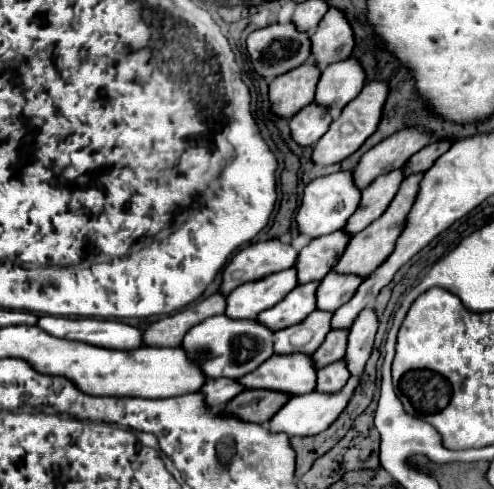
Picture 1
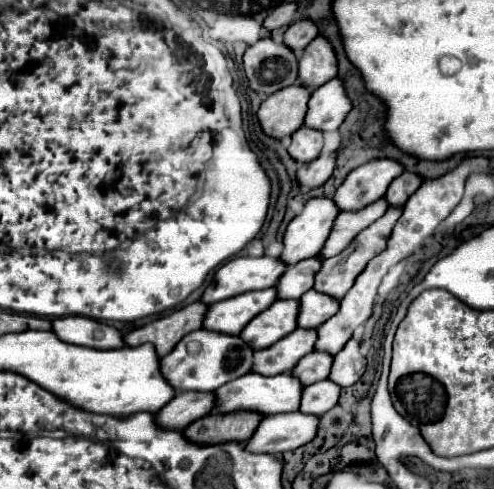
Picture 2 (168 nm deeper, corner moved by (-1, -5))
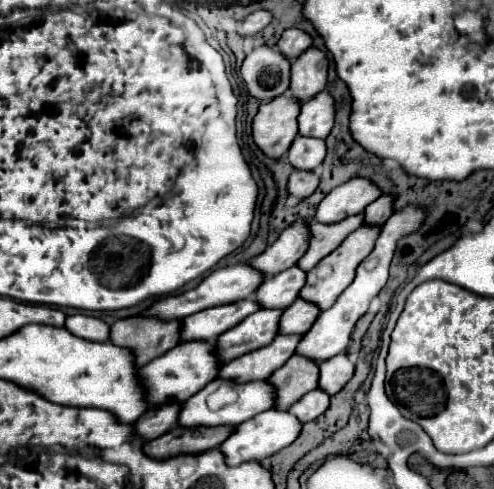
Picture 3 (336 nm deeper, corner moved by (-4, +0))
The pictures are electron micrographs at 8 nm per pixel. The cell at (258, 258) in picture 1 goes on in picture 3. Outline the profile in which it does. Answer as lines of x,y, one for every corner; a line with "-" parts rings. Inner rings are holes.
238,264
238,266
232,266
232,268
218,268
212,274
208,274
196,288
182,292
182,294
176,294
176,296
160,298
140,316
152,314
152,316
162,316
164,320
174,320
174,316
178,316
182,320
182,318
186,318
186,316
190,316
198,310
206,310
206,308
212,308
212,306
222,306
222,304
254,298
254,292
260,286
260,282
262,282
262,274
248,264

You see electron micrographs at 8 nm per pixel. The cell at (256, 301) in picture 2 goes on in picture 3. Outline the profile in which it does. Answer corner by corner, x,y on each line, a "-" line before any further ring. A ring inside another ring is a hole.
240,300
234,304
214,306
190,314
182,320
182,342
184,340
208,340
214,342
222,332
234,328
252,312
260,310
256,300

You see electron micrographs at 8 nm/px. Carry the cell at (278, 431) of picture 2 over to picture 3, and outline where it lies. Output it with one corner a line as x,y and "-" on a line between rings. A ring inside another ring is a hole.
266,410
266,412
260,412
258,416
238,424
234,428
234,432
222,442
222,454
224,454
224,460
226,460
226,466
238,466
242,462
260,462
276,452
280,452
282,448
286,448
288,444
292,444
298,434
302,430
302,424
298,422
296,416
292,416
290,412
276,412
276,410

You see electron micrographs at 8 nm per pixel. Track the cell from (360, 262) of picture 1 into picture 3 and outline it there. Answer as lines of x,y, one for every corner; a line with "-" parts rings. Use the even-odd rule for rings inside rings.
360,226
356,232
350,232
350,236
346,236
346,240
330,254
326,256
324,260
320,260
308,274
306,274
306,284
300,292
300,298
318,306
320,310
328,310
336,298
340,296
340,292
350,286
350,280
354,280
354,272
356,272
356,266
372,252
374,248
374,242
380,234
380,226

